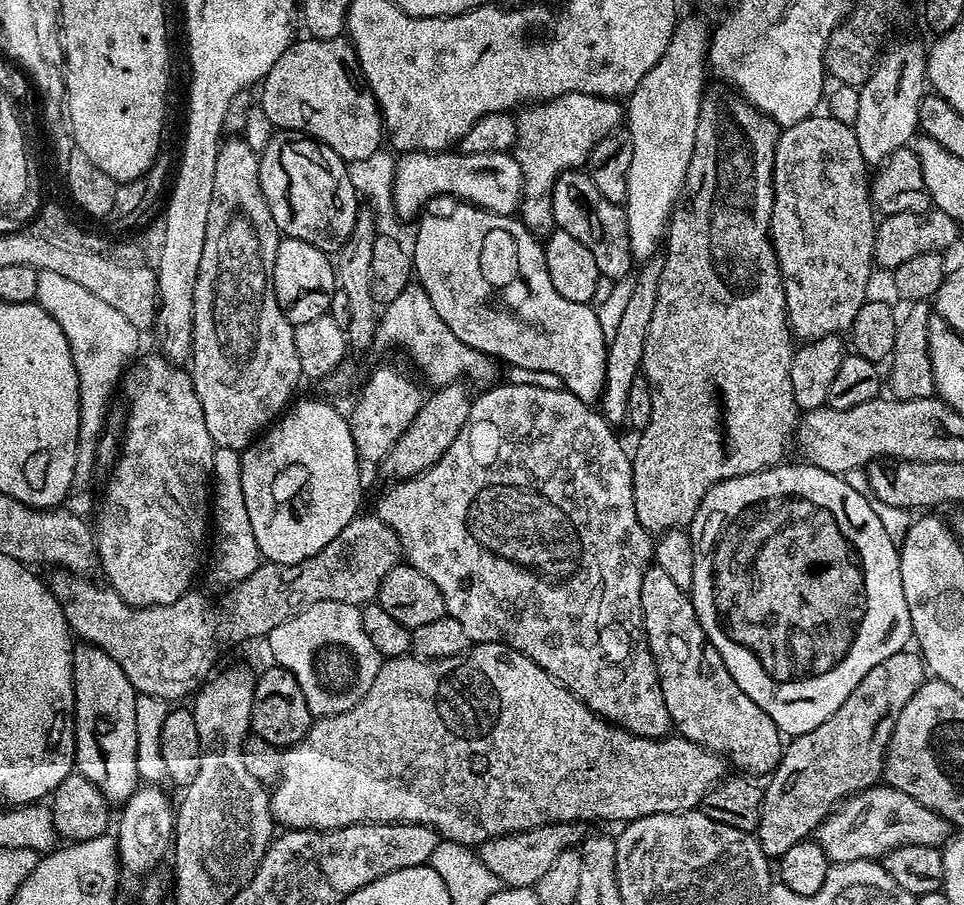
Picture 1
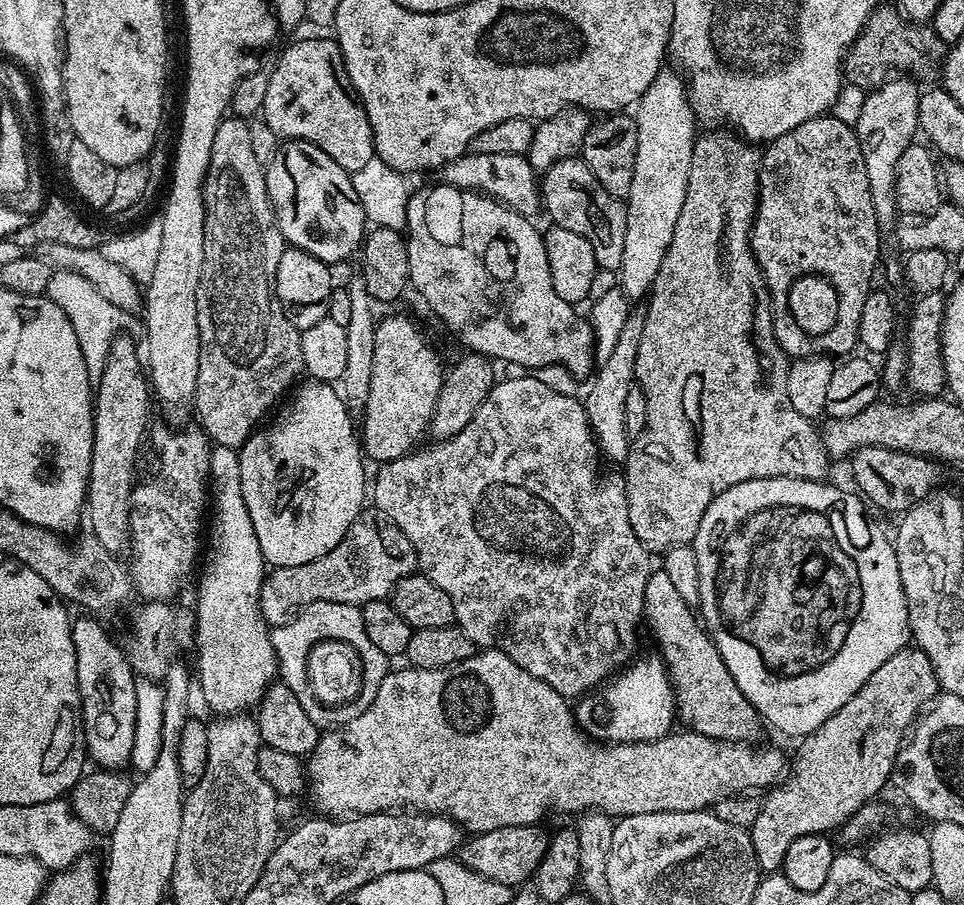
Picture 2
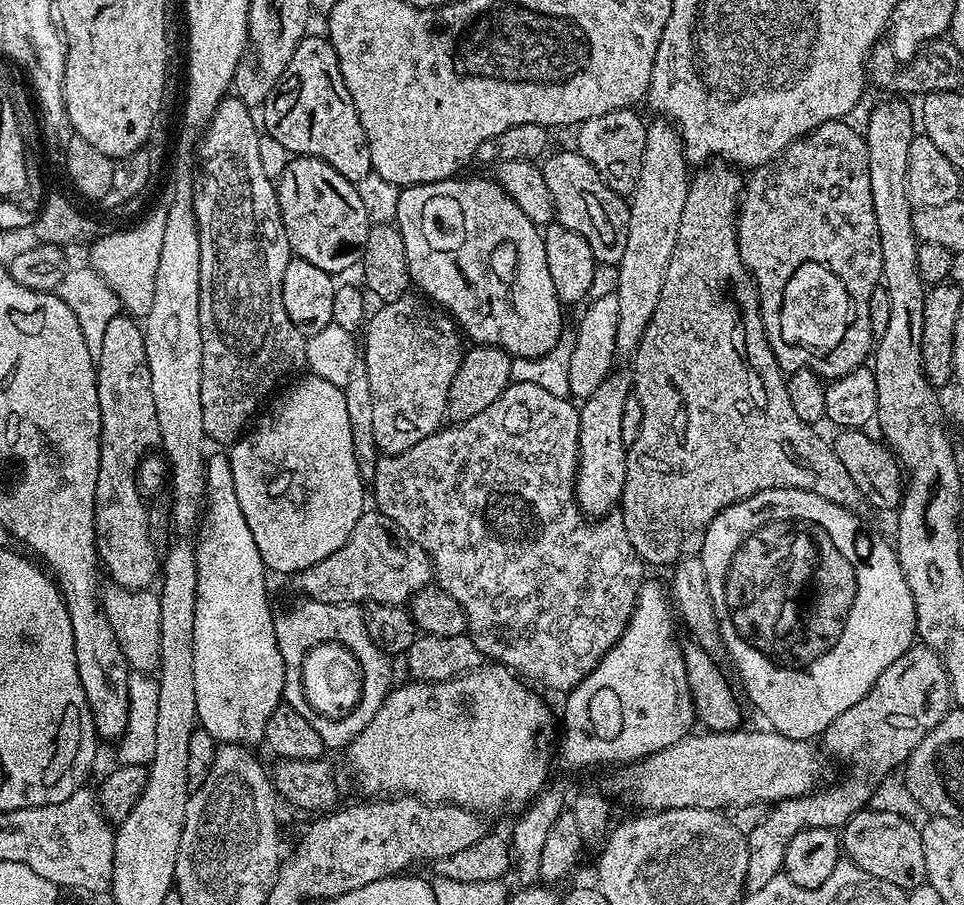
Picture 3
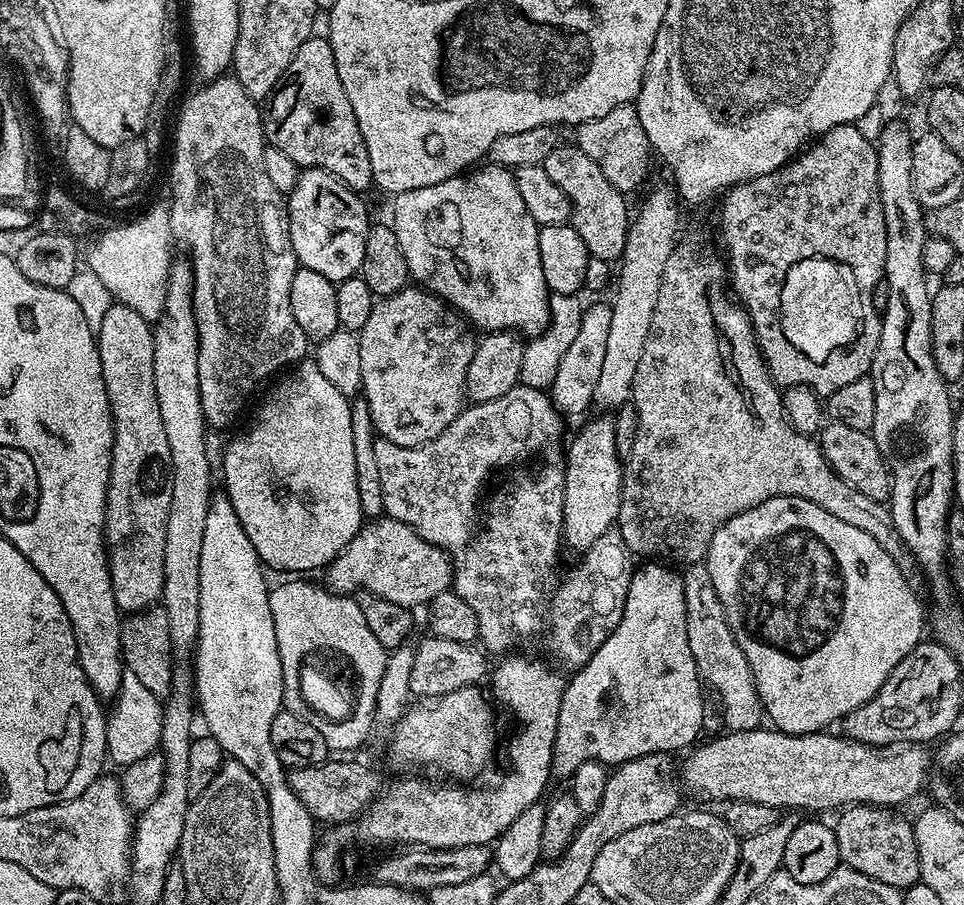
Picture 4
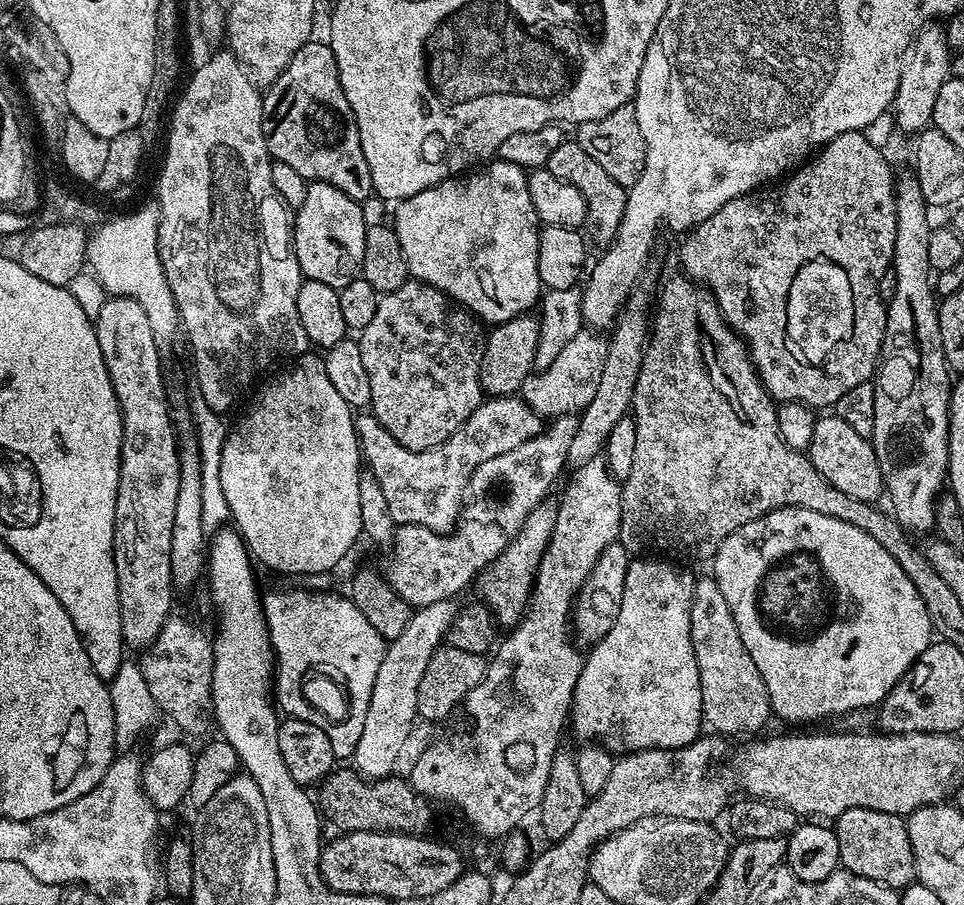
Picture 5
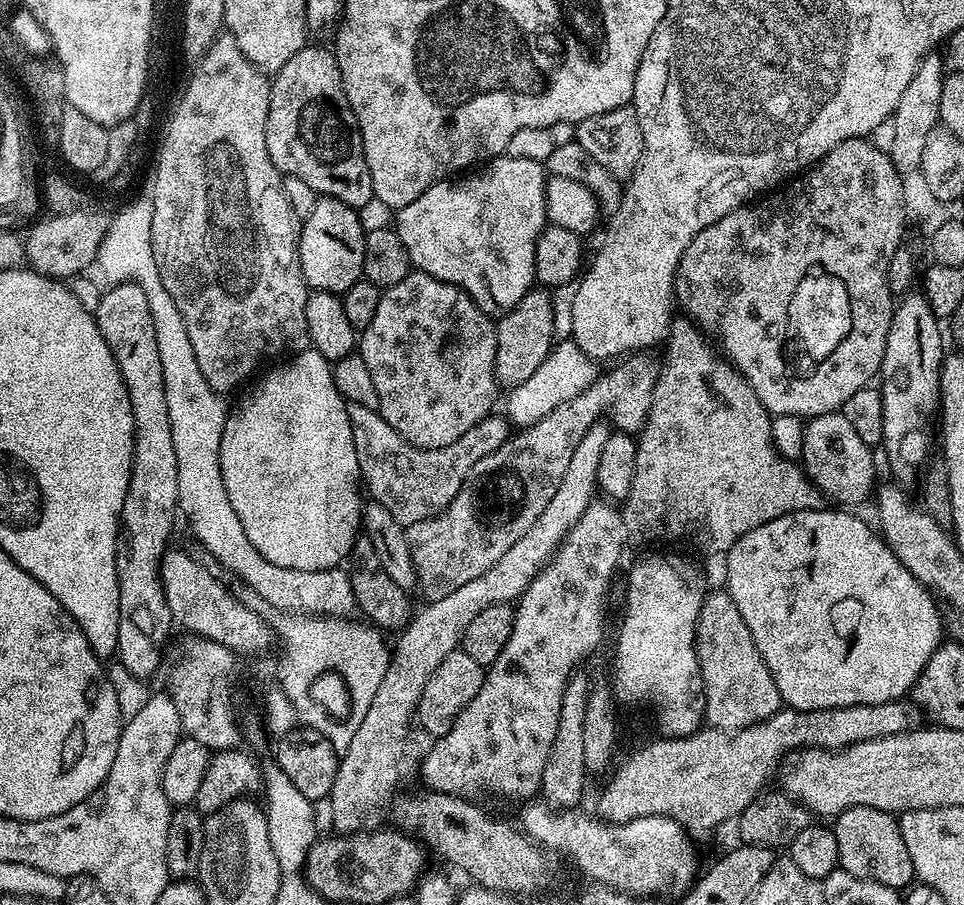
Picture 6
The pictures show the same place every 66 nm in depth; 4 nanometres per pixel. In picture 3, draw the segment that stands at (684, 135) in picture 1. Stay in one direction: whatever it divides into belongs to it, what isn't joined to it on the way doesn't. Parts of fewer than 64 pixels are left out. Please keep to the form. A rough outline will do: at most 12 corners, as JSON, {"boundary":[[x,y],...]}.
{"boundary":[[648,124],[615,269],[616,350],[635,353],[674,254],[690,165]]}

